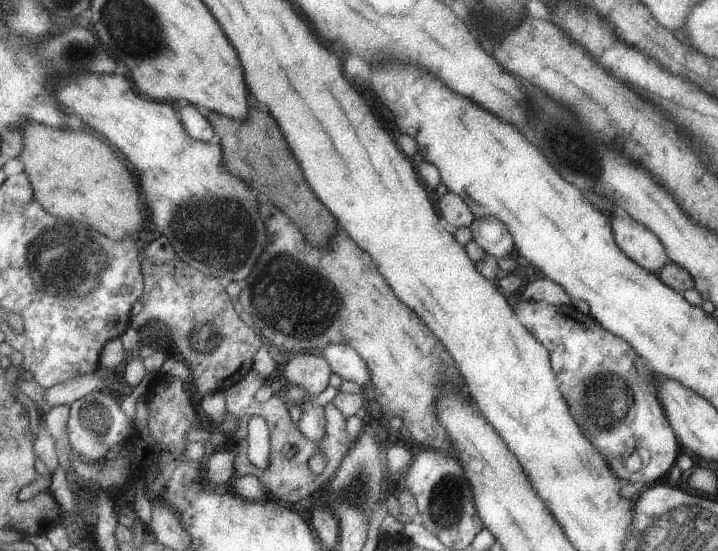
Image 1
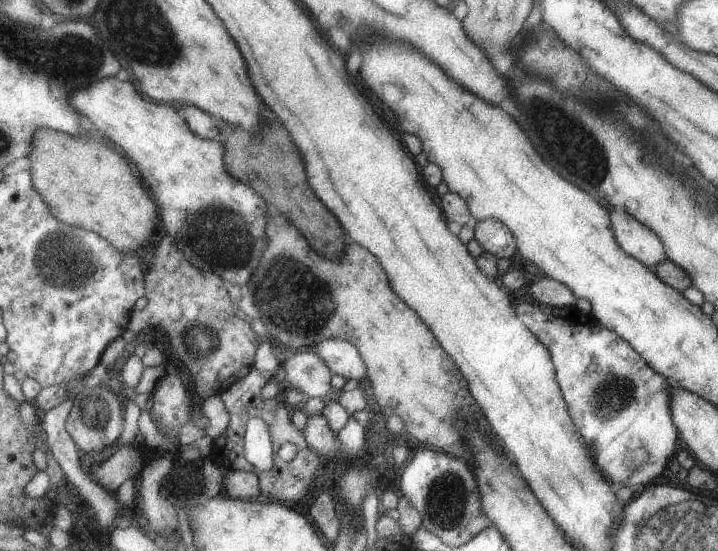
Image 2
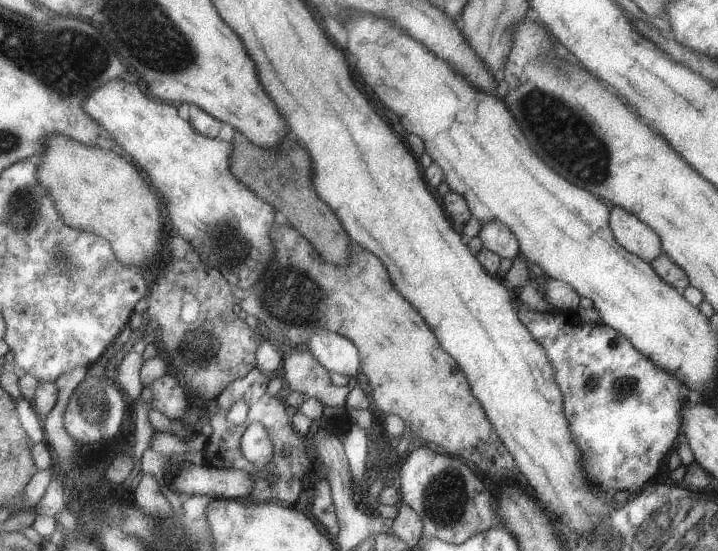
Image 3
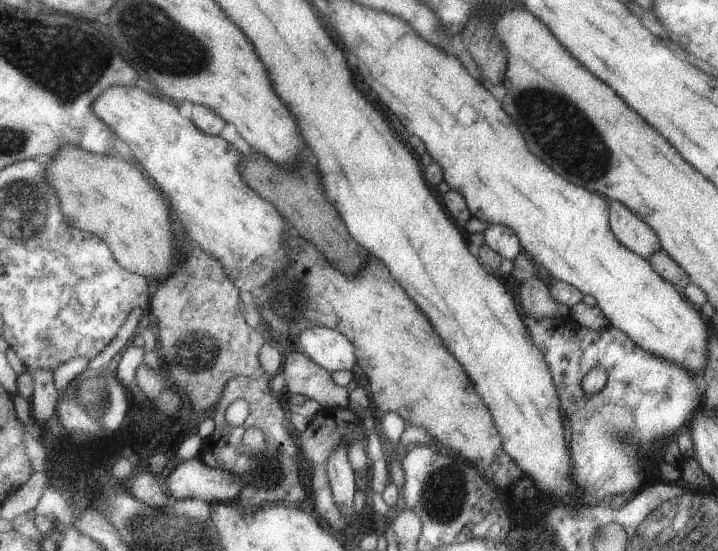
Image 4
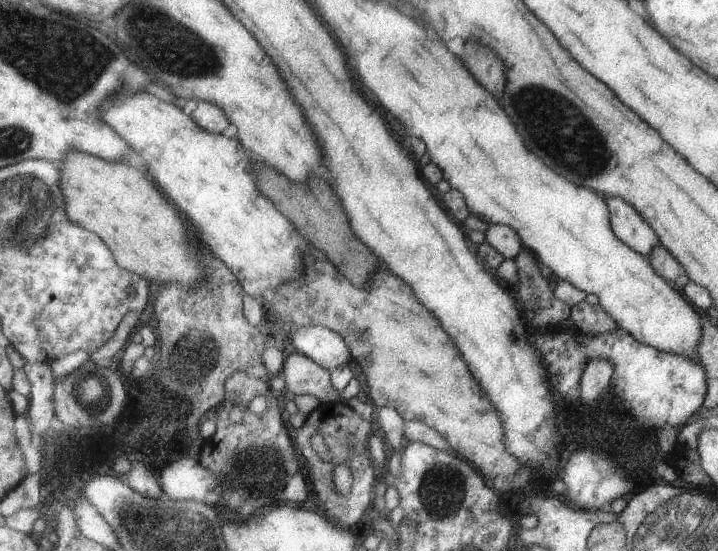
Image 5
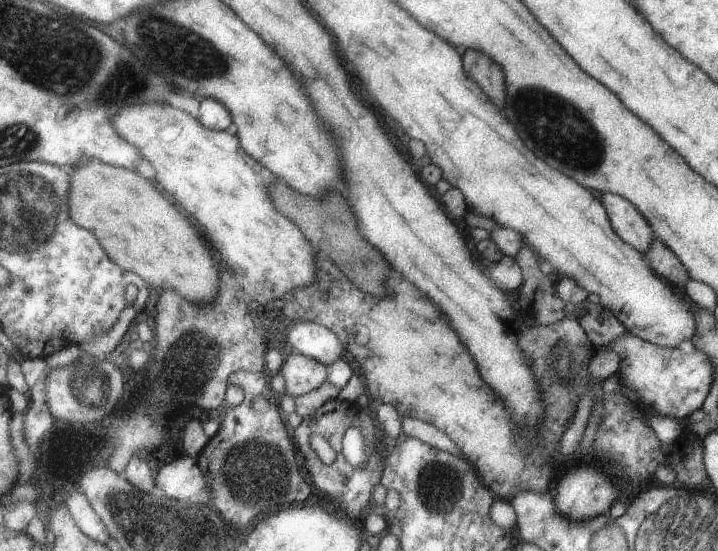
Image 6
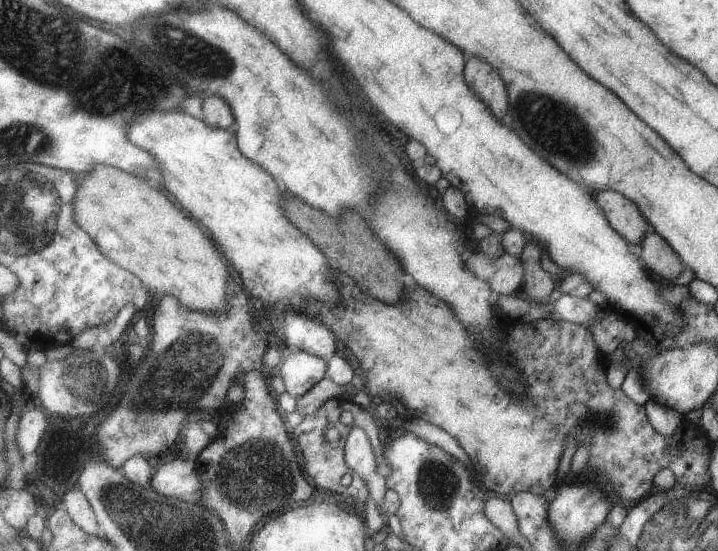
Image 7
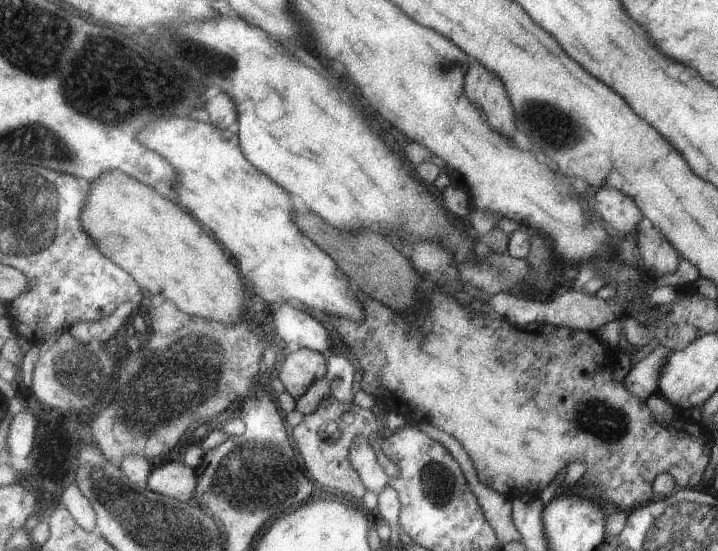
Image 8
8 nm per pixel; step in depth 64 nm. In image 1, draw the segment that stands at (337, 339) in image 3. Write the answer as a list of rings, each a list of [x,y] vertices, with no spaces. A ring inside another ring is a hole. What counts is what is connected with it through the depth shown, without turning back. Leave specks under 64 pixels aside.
[[[329,344],[319,354],[329,362],[334,373],[345,381],[352,381],[361,386],[371,380],[371,372],[365,360],[349,344]]]

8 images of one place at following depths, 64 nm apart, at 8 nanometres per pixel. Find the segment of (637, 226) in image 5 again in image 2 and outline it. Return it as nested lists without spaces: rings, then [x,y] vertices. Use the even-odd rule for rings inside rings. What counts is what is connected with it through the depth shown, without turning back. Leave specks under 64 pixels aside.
[[[619,208],[610,209],[609,214],[613,234],[621,250],[654,272],[657,264],[666,259],[659,237]]]

